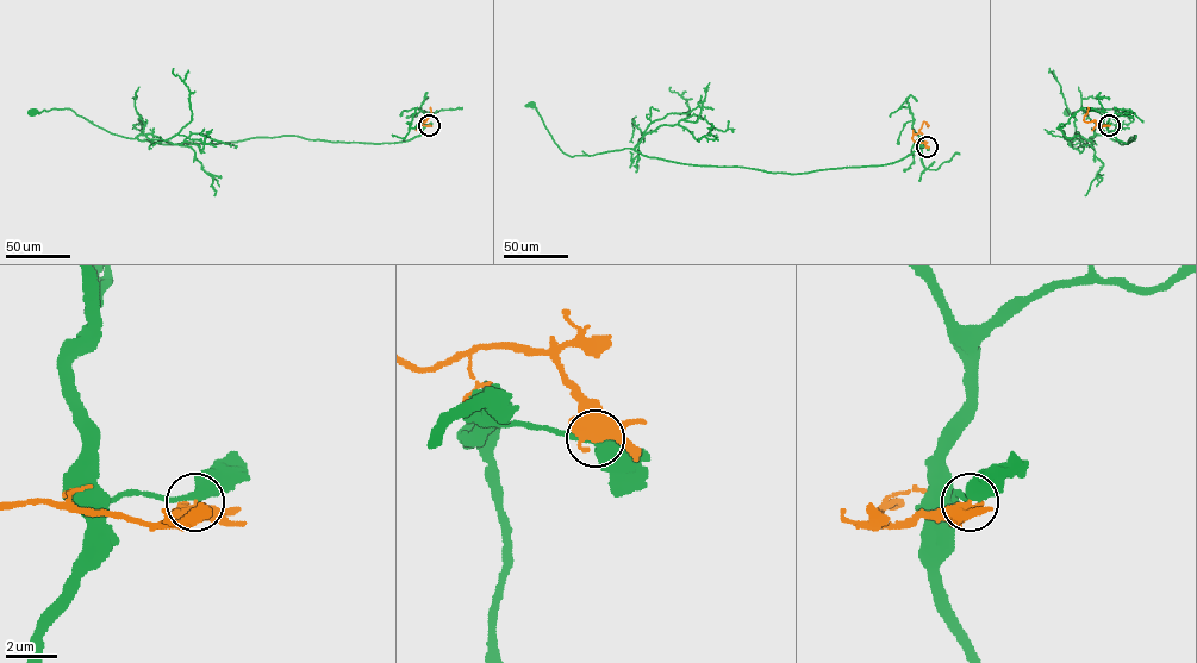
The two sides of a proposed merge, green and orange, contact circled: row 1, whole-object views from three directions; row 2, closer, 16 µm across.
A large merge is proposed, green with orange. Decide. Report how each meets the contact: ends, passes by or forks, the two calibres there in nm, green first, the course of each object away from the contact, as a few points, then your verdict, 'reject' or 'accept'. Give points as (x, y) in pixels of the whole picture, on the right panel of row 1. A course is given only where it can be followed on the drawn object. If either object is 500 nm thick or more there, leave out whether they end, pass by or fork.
green passes by; orange forks there; 400 nm thick on the green side, 380 nm on the other; green runs (1109, 125), (1117, 139), (1135, 138), (1121, 144), (1110, 138), (1116, 108), (1066, 112); orange runs (1109, 125), (1099, 127), (1093, 122), (1084, 120), (1088, 107); reject

